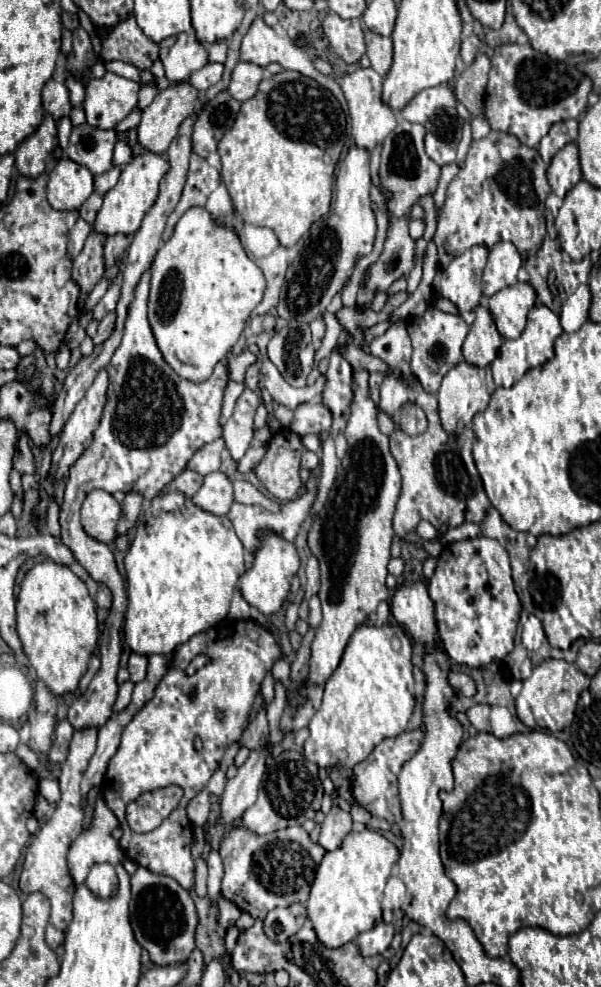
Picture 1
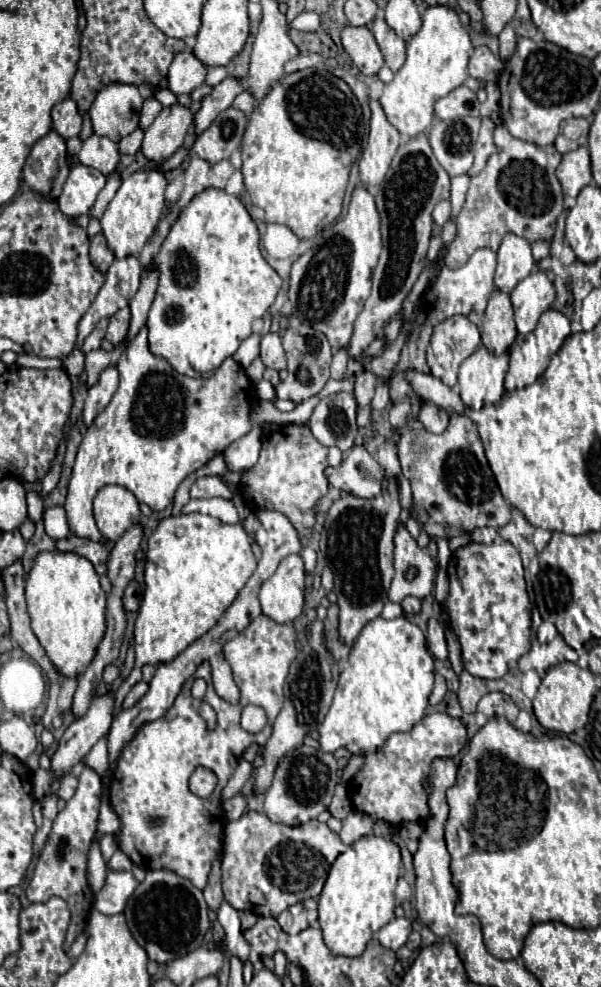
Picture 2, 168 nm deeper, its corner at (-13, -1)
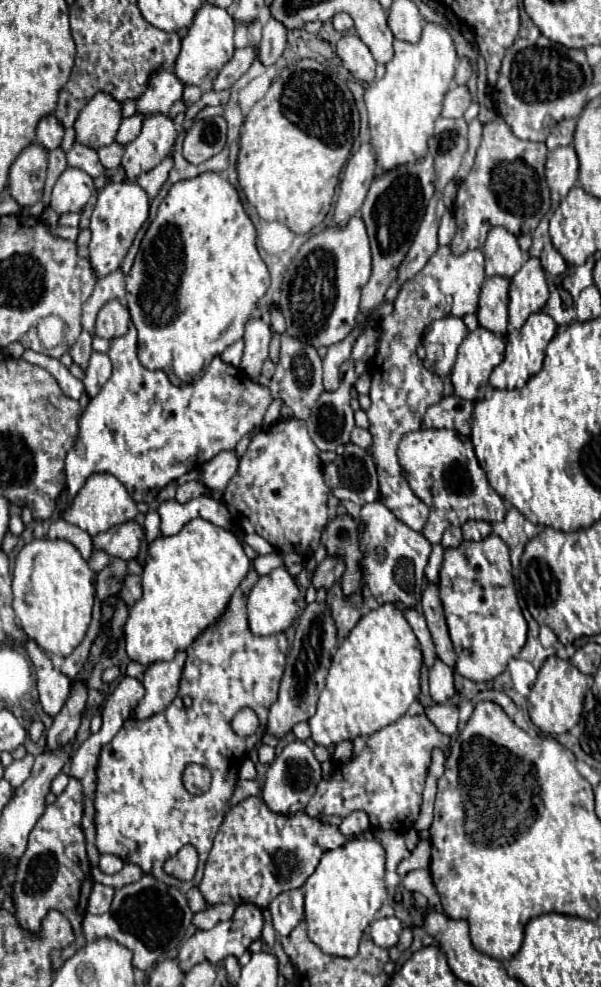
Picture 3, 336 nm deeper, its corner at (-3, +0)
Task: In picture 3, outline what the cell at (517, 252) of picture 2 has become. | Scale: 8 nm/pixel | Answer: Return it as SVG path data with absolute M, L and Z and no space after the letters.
M500 227L490 229L482 251L486 257L486 275L488 277L498 275L498 277L512 279L524 263L516 237Z

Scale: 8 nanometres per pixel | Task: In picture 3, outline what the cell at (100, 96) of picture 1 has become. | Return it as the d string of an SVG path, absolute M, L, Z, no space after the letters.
M96 93L80 111L74 129L76 141L92 149L114 143L122 121L122 103L116 101L110 93Z

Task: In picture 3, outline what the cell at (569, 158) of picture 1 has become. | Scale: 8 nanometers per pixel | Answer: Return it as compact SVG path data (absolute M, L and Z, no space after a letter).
M572 145L558 147L548 153L546 161L546 183L562 199L578 181L578 157Z

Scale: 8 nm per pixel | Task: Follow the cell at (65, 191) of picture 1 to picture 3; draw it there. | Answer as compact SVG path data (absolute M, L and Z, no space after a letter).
M68 167L56 181L50 207L62 215L68 211L80 211L94 193L94 181L82 169Z

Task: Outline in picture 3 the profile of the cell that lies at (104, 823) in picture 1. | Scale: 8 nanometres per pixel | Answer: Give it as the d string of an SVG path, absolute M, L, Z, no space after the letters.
M100 855L98 869L100 869L102 873L114 875L114 873L118 873L122 867L124 867L124 861L120 861L120 857L116 857L116 855Z

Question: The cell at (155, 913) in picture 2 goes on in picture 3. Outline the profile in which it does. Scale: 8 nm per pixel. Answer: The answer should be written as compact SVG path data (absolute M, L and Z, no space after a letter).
M144 875L140 881L124 885L116 891L110 911L102 915L86 915L82 921L82 933L86 941L110 937L120 945L132 949L132 965L146 971L158 961L170 959L178 953L192 923L192 917L194 913L188 905L186 895L180 889L170 887L164 881L154 879L152 875Z

